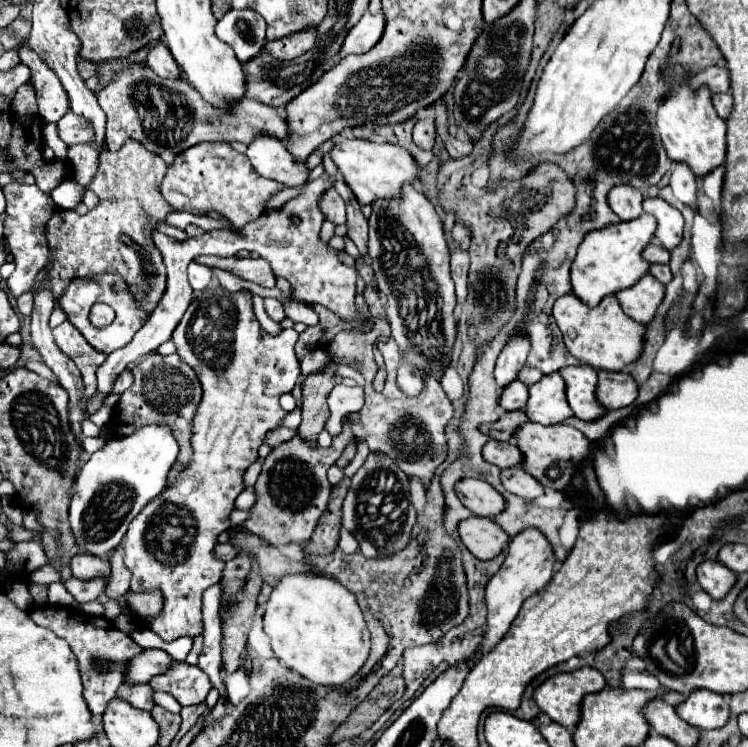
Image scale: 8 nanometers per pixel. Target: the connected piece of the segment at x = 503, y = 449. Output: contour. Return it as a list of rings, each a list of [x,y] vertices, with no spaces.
[[[492,439],[484,445],[484,459],[500,469],[506,469],[506,467],[518,467],[522,463],[522,453],[512,443]]]

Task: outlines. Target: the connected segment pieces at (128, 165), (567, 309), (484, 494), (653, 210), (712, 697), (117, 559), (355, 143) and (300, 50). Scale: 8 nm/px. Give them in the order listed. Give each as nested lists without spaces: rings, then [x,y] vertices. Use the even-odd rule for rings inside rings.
[[[126,141],[116,153],[100,153],[98,171],[94,181],[90,181],[90,189],[100,201],[84,217],[78,213],[70,215],[70,211],[56,211],[56,215],[50,217],[46,227],[50,257],[48,265],[38,273],[32,291],[38,291],[42,281],[50,279],[52,295],[58,303],[72,279],[118,273],[134,295],[138,307],[152,313],[166,291],[166,267],[152,241],[152,233],[158,223],[166,221],[168,213],[174,211],[160,193],[164,175],[166,163],[158,155],[146,151],[140,143]]]
[[[570,293],[554,303],[552,315],[564,335],[564,343],[568,351],[584,365],[606,369],[606,371],[618,371],[636,363],[642,355],[646,325],[640,325],[634,319],[630,319],[622,311],[614,295],[602,299],[598,307],[586,307],[574,293]]]
[[[462,479],[456,485],[458,499],[478,517],[496,517],[506,509],[504,497],[486,481]]]
[[[662,197],[644,199],[644,211],[658,219],[658,229],[654,239],[660,245],[664,245],[668,251],[678,247],[682,241],[682,229],[684,229],[682,213],[670,203],[666,203]]]
[[[708,689],[692,691],[688,699],[676,707],[676,711],[692,727],[700,727],[706,731],[724,727],[730,717],[726,697]]]
[[[122,545],[114,551],[114,555],[110,557],[110,563],[112,563],[112,579],[106,587],[106,595],[110,599],[120,599],[120,595],[126,595],[126,591],[130,589],[130,571],[126,569],[124,565],[124,559],[122,559],[124,551],[122,551]]]
[[[346,139],[338,143],[330,151],[338,171],[342,173],[344,181],[360,201],[360,205],[368,203],[372,205],[378,199],[400,199],[402,187],[406,183],[414,183],[414,179],[420,177],[420,165],[416,159],[402,147],[390,145],[390,143],[374,143],[374,141],[362,141],[362,139]]]
[[[306,29],[296,35],[288,35],[286,39],[266,43],[266,51],[274,59],[282,59],[282,61],[296,59],[296,57],[304,55],[306,51],[310,51],[310,47],[314,47],[314,39],[316,39],[316,29]]]

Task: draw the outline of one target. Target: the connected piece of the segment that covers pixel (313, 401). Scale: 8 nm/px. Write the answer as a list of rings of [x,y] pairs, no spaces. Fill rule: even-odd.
[[[328,361],[322,369],[316,373],[310,373],[302,385],[302,423],[298,427],[298,435],[302,441],[310,443],[310,447],[316,445],[320,431],[324,429],[324,423],[330,415],[326,397],[334,389],[334,375],[336,375],[338,361]]]

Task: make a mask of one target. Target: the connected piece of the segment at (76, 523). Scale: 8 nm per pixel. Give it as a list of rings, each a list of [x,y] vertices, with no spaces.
[[[146,425],[132,435],[114,439],[96,451],[82,467],[74,483],[70,503],[70,525],[76,543],[86,553],[104,557],[116,549],[128,531],[130,521],[160,495],[168,473],[178,459],[178,443],[166,425]]]

